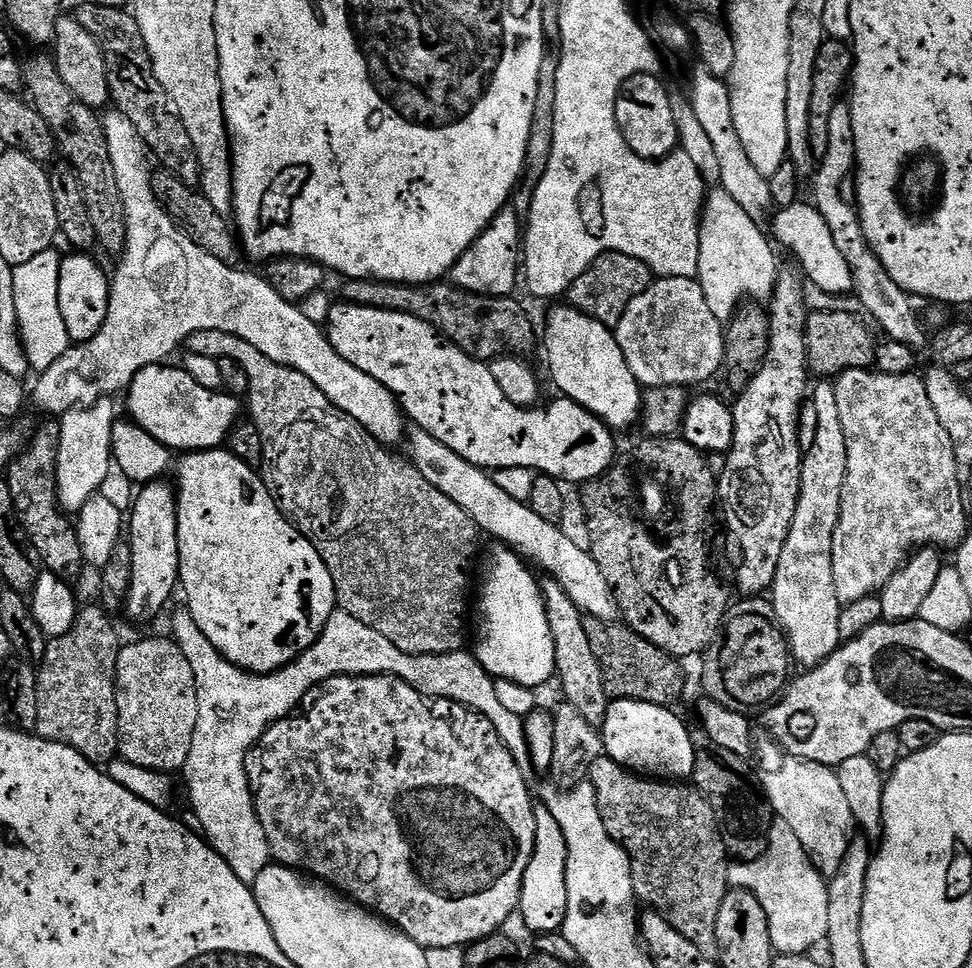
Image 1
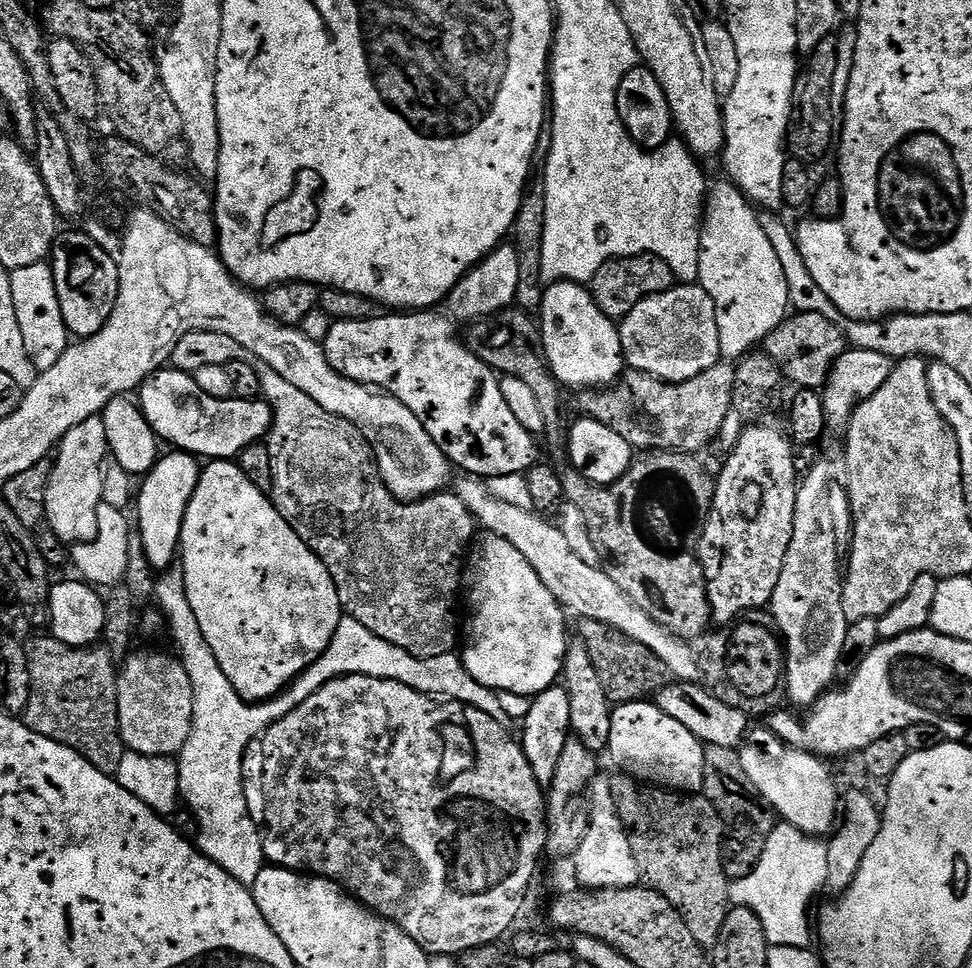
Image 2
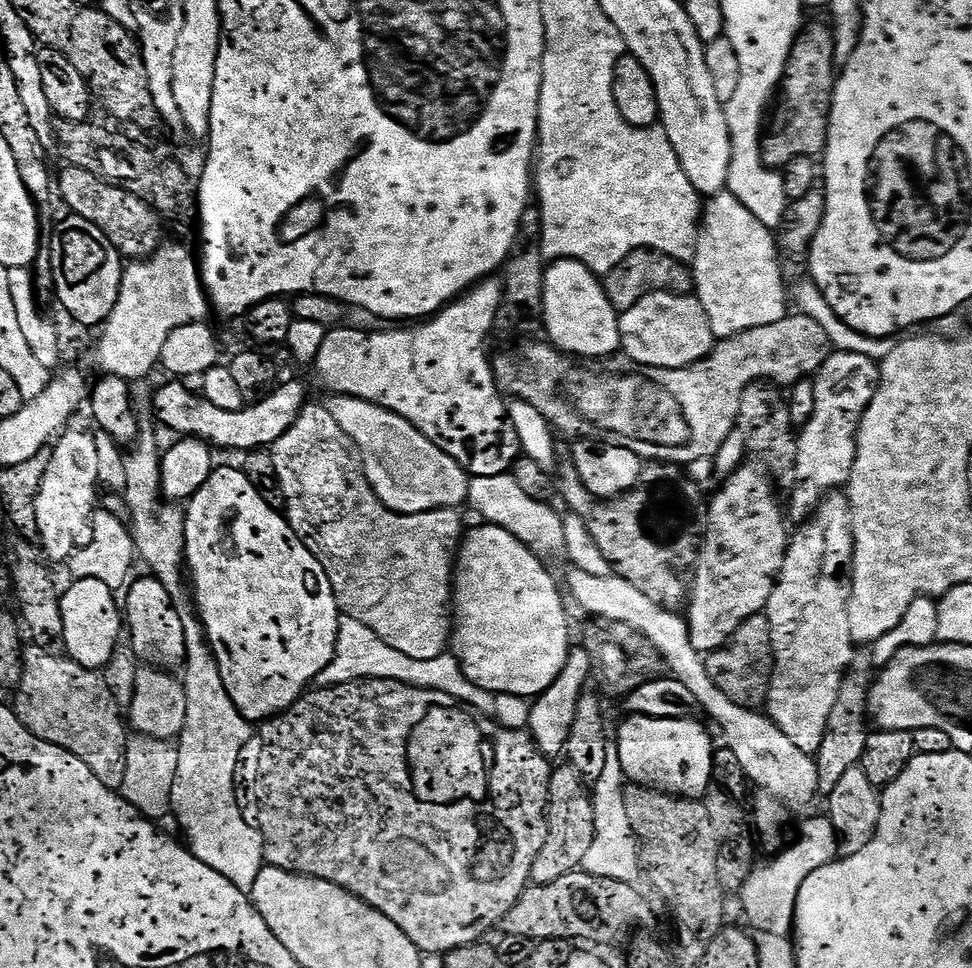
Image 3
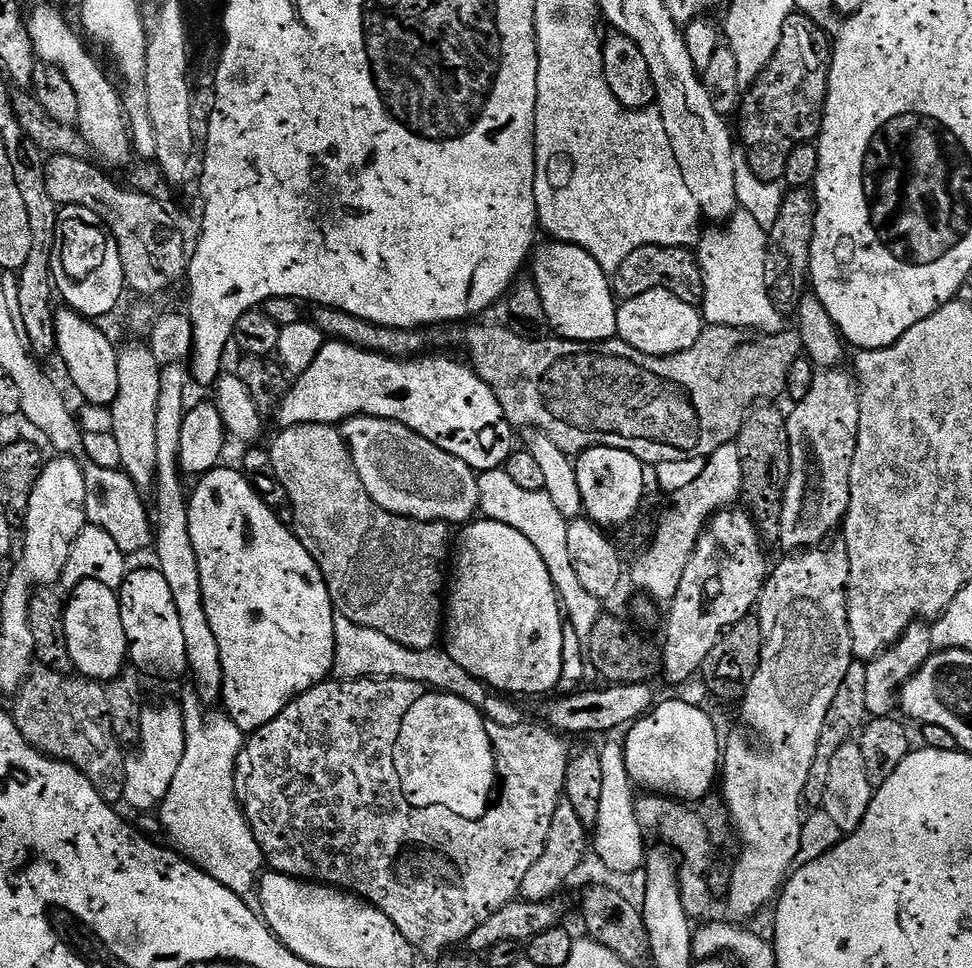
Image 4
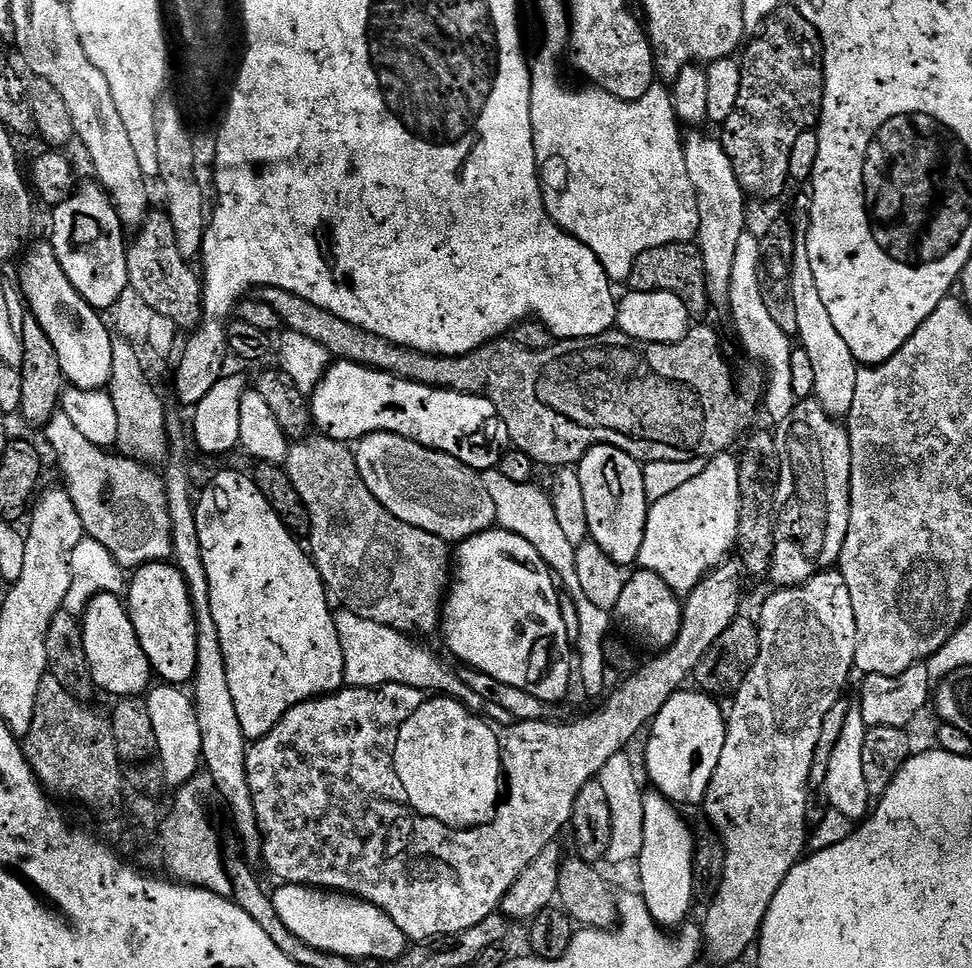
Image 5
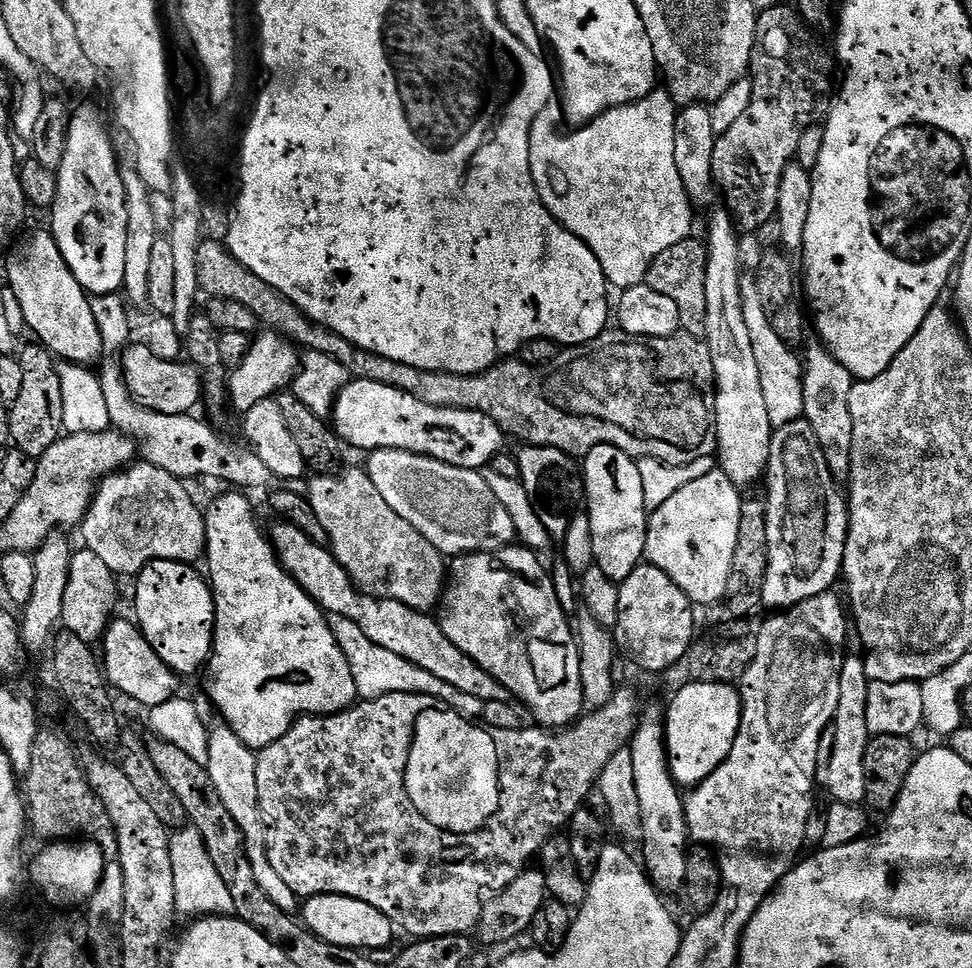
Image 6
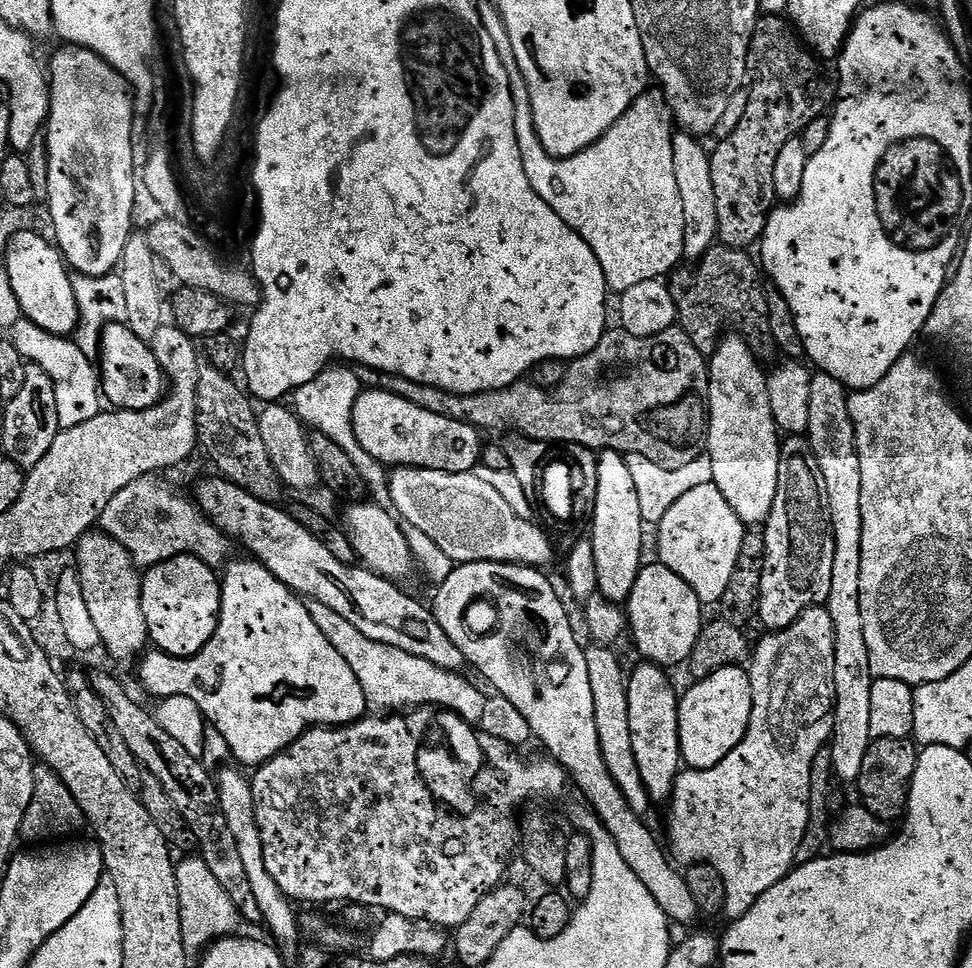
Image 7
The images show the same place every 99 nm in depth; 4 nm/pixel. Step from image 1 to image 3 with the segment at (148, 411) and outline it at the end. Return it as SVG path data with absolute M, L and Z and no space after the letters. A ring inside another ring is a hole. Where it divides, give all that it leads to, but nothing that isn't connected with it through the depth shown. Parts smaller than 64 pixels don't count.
M168 382L155 389L151 407L156 410L155 419L165 424L180 438L195 438L204 441L213 449L237 448L240 454L249 450L264 450L272 445L300 417L302 401L300 388L296 384L281 383L265 400L255 401L251 406L238 410L221 410L214 402L205 400L203 395L191 392L184 382Z

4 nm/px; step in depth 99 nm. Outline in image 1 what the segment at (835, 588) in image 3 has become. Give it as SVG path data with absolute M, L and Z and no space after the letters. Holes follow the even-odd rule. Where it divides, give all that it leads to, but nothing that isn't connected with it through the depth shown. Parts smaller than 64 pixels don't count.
M820 382L814 388L811 404L818 408L818 434L815 435L814 446L805 451L800 465L800 497L794 510L794 522L790 526L790 534L786 538L786 546L782 546L782 558L778 558L778 570L770 589L770 603L776 611L779 627L784 629L788 638L790 656L801 664L801 669L818 667L830 654L834 654L842 643L838 634L838 618L842 605L838 602L838 594L834 590L834 566L832 565L832 547L834 546L834 530L838 526L842 494L846 482L846 462L848 447L846 433L842 431L842 414L838 414L838 398L836 386L832 382Z

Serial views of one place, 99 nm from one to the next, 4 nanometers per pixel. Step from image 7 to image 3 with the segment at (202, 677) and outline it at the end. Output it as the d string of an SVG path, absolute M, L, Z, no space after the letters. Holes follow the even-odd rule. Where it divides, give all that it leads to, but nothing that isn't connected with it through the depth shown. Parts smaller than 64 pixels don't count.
M217 467L210 474L208 481L194 493L191 500L187 501L185 518L184 558L187 571L190 573L191 587L193 584L198 591L204 592L202 625L207 639L214 642L216 661L220 667L222 682L226 686L226 694L230 694L230 702L234 702L236 709L250 722L263 722L271 720L273 716L279 716L304 695L316 676L322 674L322 670L326 670L326 666L330 664L336 653L336 639L342 615L339 606L336 605L334 590L330 590L330 578L326 578L326 570L322 570L318 558L314 558L314 554L306 550L298 534L294 534L294 530L288 525L287 519L279 511L276 513L264 500L267 500L265 493L258 491L239 467ZM98 578L73 579L71 583L60 597L64 652L69 660L82 666L103 670L122 640L122 608L117 593L106 582L98 582Z

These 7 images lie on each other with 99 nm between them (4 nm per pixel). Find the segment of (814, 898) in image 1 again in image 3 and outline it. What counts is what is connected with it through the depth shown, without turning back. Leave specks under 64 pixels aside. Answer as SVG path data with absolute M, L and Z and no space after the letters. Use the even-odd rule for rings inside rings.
M824 814L802 821L800 837L790 844L781 847L780 851L769 859L772 860L769 864L761 863L738 893L740 904L744 907L744 916L757 932L791 937L796 923L798 890L802 890L802 882L806 882L806 878L814 874L814 870L831 864L840 852L840 839L836 837L832 821Z

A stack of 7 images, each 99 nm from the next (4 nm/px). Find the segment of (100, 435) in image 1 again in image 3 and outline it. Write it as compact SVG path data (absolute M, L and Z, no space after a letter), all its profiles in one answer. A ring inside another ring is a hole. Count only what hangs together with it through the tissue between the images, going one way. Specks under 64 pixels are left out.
M65 431L55 441L50 452L50 466L46 466L46 478L42 478L42 486L38 490L38 544L49 561L71 561L73 552L90 546L90 538L94 538L92 513L98 507L96 488L100 484L98 446L91 431L72 431Z

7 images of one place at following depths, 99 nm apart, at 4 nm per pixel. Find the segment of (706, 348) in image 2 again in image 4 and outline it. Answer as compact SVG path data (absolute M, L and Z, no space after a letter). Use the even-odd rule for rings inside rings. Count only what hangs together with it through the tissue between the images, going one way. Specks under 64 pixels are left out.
M650 290L638 298L623 301L616 309L616 336L625 340L634 350L651 356L673 356L693 348L700 341L706 321L695 304L682 302L666 290Z

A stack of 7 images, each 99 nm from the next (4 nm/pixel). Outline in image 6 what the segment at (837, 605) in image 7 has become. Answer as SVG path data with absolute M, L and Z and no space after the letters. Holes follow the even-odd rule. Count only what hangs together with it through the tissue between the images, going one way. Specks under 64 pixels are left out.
M813 342L807 345L808 353L803 353L804 366L804 414L803 419L814 426L814 434L818 437L818 444L822 446L822 454L826 454L826 466L830 466L830 474L834 474L837 481L848 479L850 462L852 461L852 447L854 446L854 421L850 419L850 390L854 378L838 358L828 351L823 344ZM845 655L838 693L838 710L830 725L834 730L834 754L830 754L830 770L822 774L823 783L824 780L828 783L831 799L837 804L863 805L865 803L866 766L864 759L870 739L866 726L866 694L869 683L863 655Z

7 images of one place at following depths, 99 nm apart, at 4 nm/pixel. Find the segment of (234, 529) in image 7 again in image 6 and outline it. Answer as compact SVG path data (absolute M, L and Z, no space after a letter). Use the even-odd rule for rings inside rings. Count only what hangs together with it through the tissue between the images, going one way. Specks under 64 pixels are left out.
M276 522L272 532L270 528L272 548L276 551L281 566L294 577L298 586L302 586L302 590L308 597L317 606L324 609L325 613L333 612L350 618L350 622L354 622L354 626L358 626L358 630L362 630L362 634L366 634L366 638L370 638L375 644L386 646L388 650L394 650L402 658L414 662L414 666L422 666L422 670L430 670L430 674L434 674L434 678L442 678L442 682L450 682L450 686L454 686L454 690L462 690L462 694L470 694L484 704L486 702L513 702L512 692L506 690L506 686L502 686L502 682L498 682L498 678L494 678L494 674L486 674L486 670L482 670L482 666L478 666L478 662L474 662L474 658L462 654L462 650L458 650L458 646L454 646L454 642L450 642L450 638L446 638L446 634L440 628L440 621L435 615L419 612L402 602L377 600L376 597L361 592L350 578L350 574L346 574L346 570L334 559L331 551L323 543L315 544L307 536L308 534L305 529L299 528L296 524Z

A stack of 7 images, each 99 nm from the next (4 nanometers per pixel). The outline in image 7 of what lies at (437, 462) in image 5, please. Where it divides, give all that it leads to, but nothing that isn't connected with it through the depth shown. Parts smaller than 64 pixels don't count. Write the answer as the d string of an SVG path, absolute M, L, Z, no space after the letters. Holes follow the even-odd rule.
M392 468L388 481L390 494L399 517L411 528L422 530L426 538L434 538L456 564L470 562L498 562L499 564L524 564L527 568L543 569L552 560L552 544L548 536L532 520L523 520L514 514L510 502L482 482L471 472L443 472L425 468Z

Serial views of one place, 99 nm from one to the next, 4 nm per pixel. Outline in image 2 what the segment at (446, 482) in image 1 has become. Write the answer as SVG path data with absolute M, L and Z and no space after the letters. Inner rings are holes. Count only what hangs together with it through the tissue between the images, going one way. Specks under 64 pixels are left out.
M467 474L459 477L461 480L454 485L454 491L459 500L468 507L473 520L481 529L487 530L493 536L506 538L510 546L515 546L522 558L534 566L538 578L554 594L554 598L569 613L577 612L577 617L585 620L600 620L606 626L626 634L626 638L634 638L634 642L642 642L646 650L654 650L662 662L666 662L669 673L680 682L696 682L701 679L700 660L692 653L693 645L681 640L672 632L667 632L658 622L650 618L607 576L597 565L582 562L570 546L566 546L566 538L562 530L555 524L547 524L543 515L527 508L510 506L488 493L488 485L483 479Z

